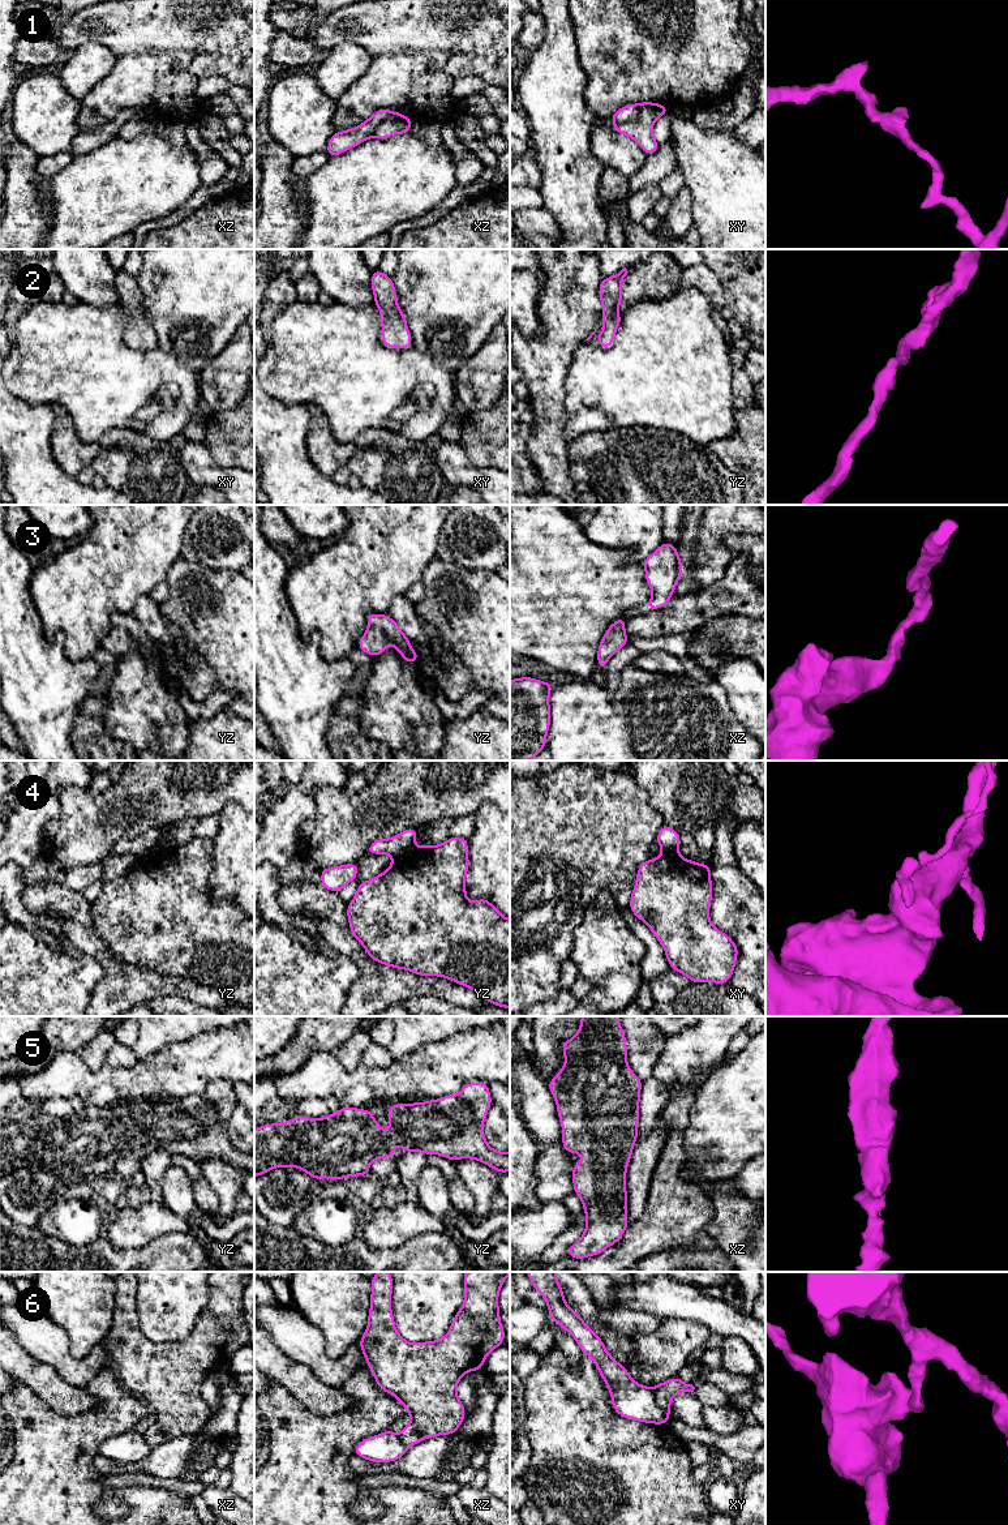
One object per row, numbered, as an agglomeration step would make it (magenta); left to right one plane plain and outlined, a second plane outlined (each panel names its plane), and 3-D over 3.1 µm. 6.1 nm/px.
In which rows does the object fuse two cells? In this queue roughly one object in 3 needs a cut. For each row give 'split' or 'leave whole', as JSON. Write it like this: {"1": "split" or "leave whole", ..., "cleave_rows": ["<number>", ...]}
{"1": "split", "2": "leave whole", "3": "leave whole", "4": "split", "5": "leave whole", "6": "split", "cleave_rows": ["1", "4", "6"]}

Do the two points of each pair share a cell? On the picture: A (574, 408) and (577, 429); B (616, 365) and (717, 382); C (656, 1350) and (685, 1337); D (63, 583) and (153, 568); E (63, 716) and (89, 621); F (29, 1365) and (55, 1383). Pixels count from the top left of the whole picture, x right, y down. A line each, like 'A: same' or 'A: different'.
A: same
B: same
C: same
D: same
E: different
F: same

